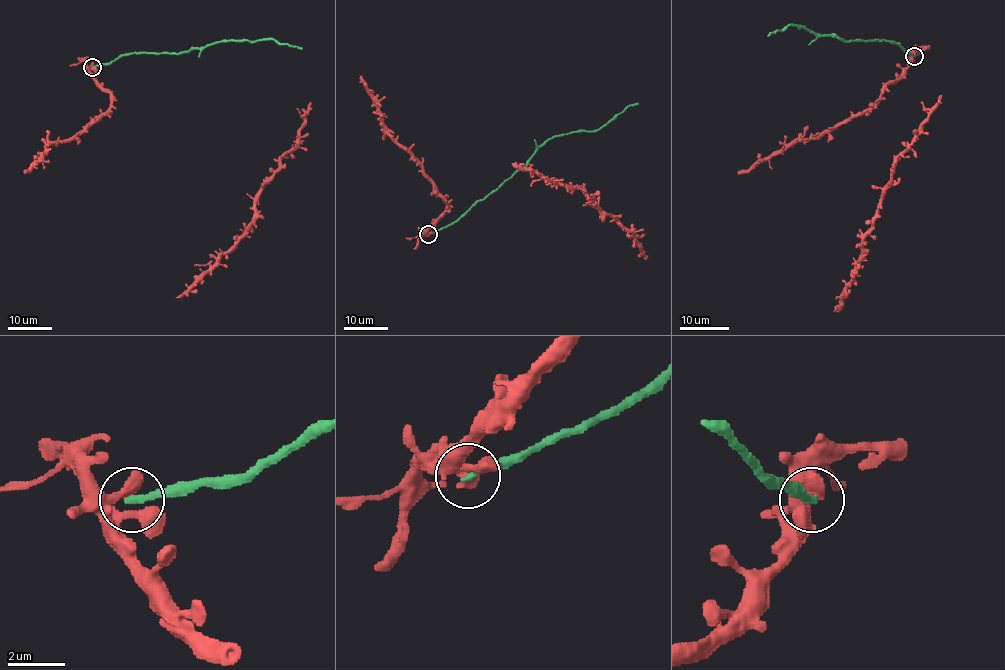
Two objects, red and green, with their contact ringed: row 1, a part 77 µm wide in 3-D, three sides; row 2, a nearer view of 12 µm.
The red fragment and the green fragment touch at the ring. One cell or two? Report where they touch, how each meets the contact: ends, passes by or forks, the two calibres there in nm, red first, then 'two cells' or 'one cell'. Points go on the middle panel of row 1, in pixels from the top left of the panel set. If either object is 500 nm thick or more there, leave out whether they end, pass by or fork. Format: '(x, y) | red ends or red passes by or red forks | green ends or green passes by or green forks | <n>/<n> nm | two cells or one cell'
(428, 234) | red ends | green ends | 480/260 nm | two cells

